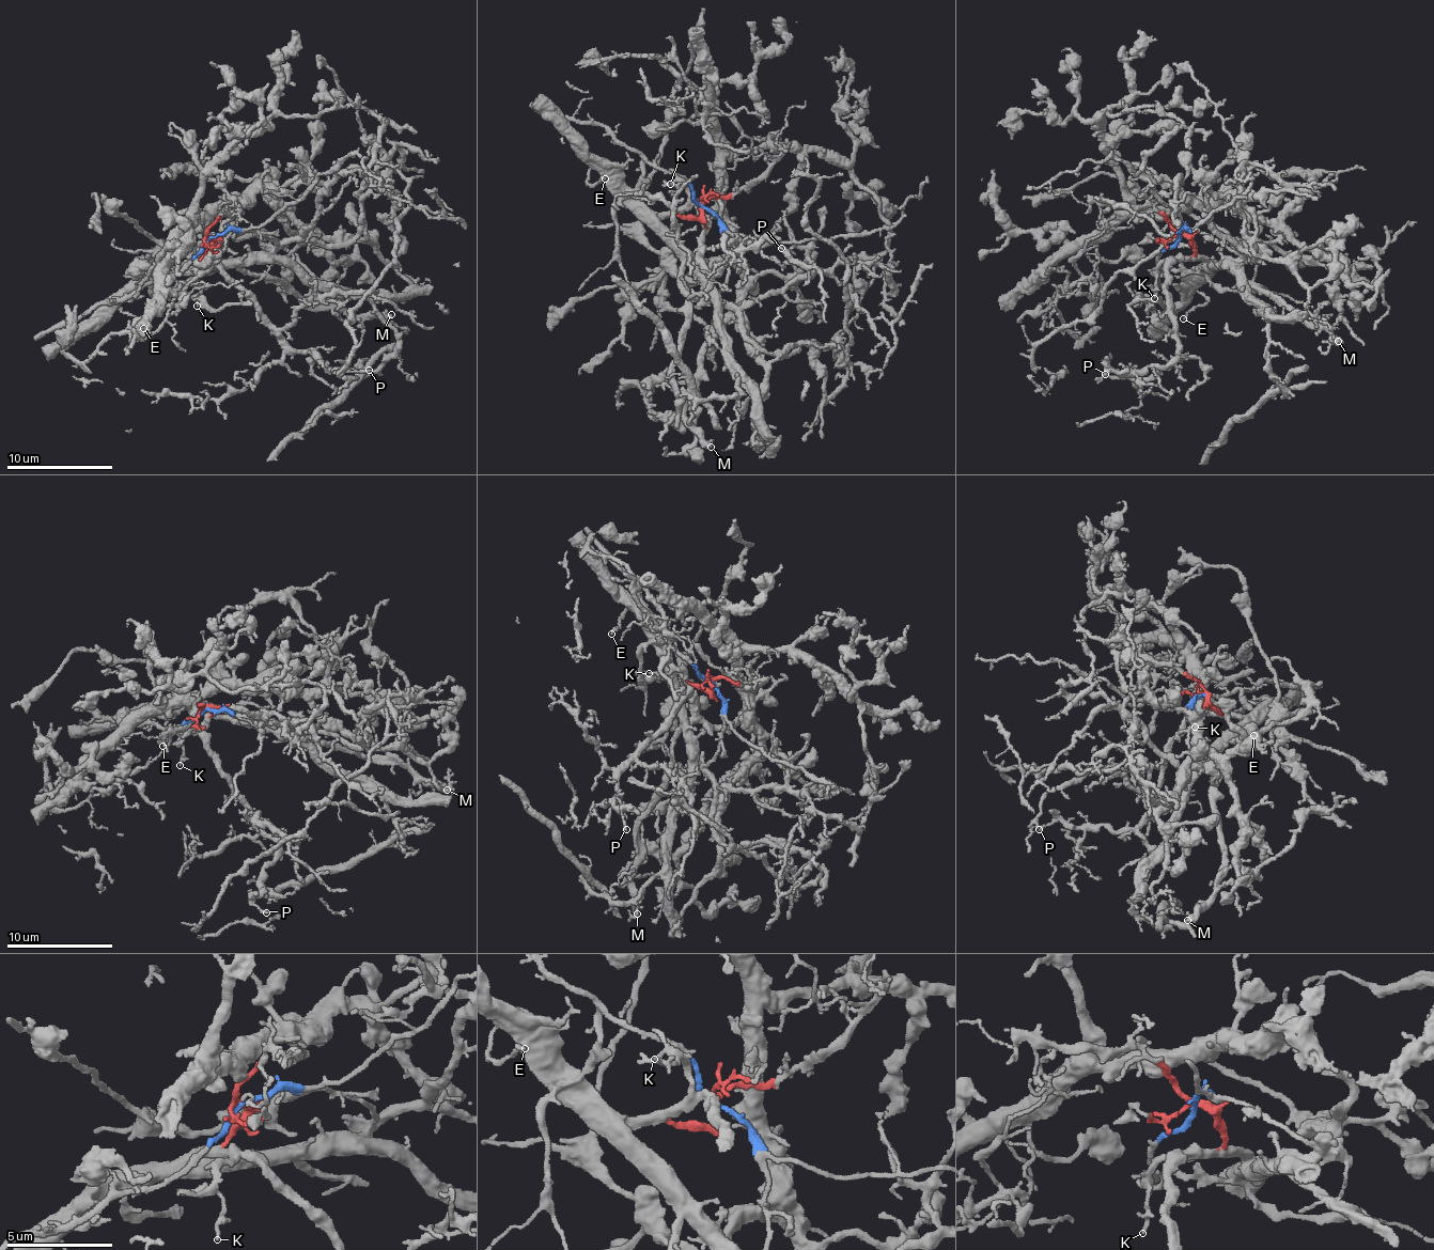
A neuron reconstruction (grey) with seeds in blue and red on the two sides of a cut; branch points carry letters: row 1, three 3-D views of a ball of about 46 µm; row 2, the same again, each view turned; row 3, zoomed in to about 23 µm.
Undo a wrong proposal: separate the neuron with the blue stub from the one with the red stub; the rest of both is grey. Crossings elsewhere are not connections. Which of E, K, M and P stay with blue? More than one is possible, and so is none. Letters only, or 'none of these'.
none of these

